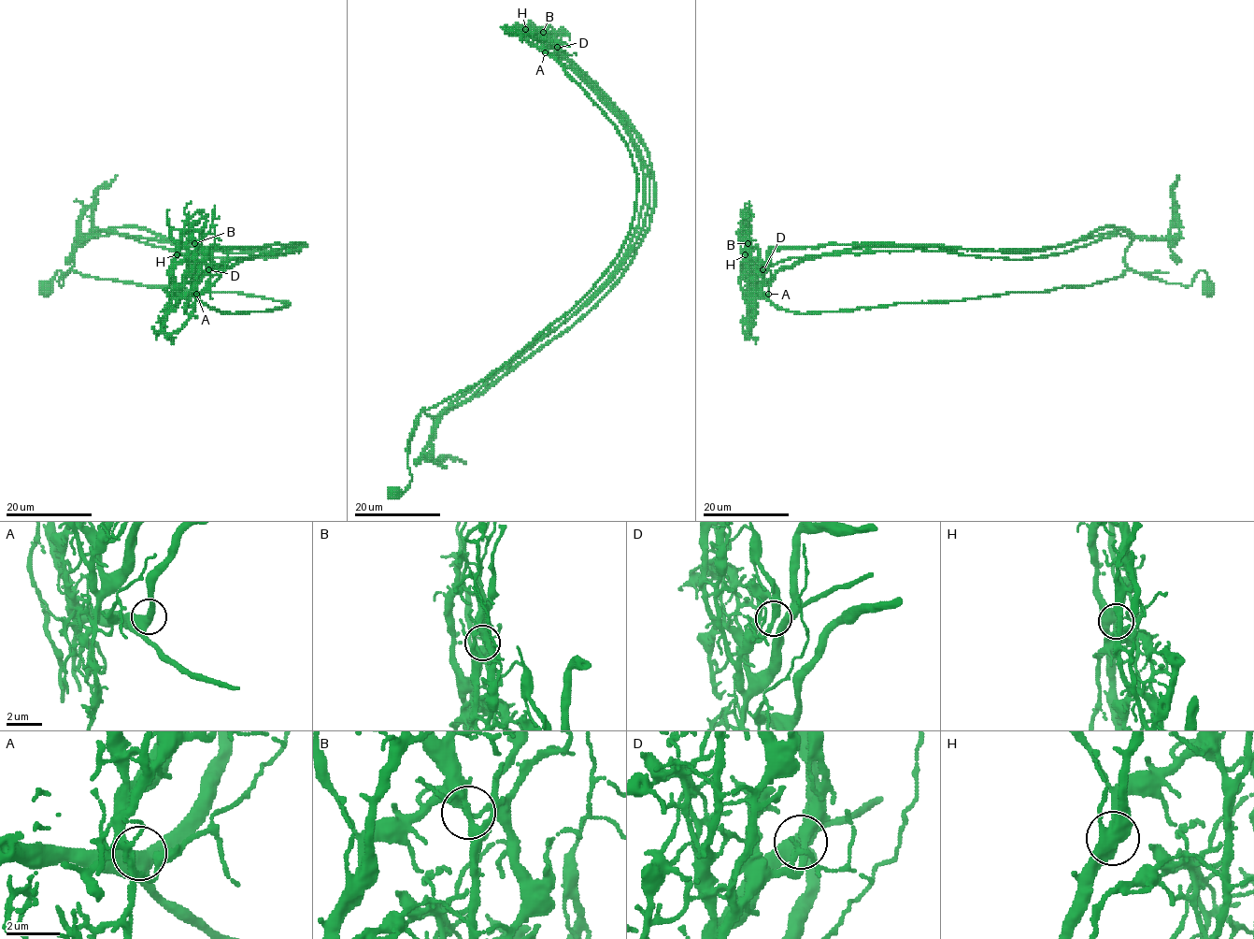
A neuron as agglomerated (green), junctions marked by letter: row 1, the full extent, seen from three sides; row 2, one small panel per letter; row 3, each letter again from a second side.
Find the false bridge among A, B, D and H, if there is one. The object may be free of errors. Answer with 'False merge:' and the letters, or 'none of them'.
False merge: H

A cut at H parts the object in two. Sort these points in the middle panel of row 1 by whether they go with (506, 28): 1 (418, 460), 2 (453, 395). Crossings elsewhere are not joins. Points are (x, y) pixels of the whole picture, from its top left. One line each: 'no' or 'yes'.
1: yes
2: yes

